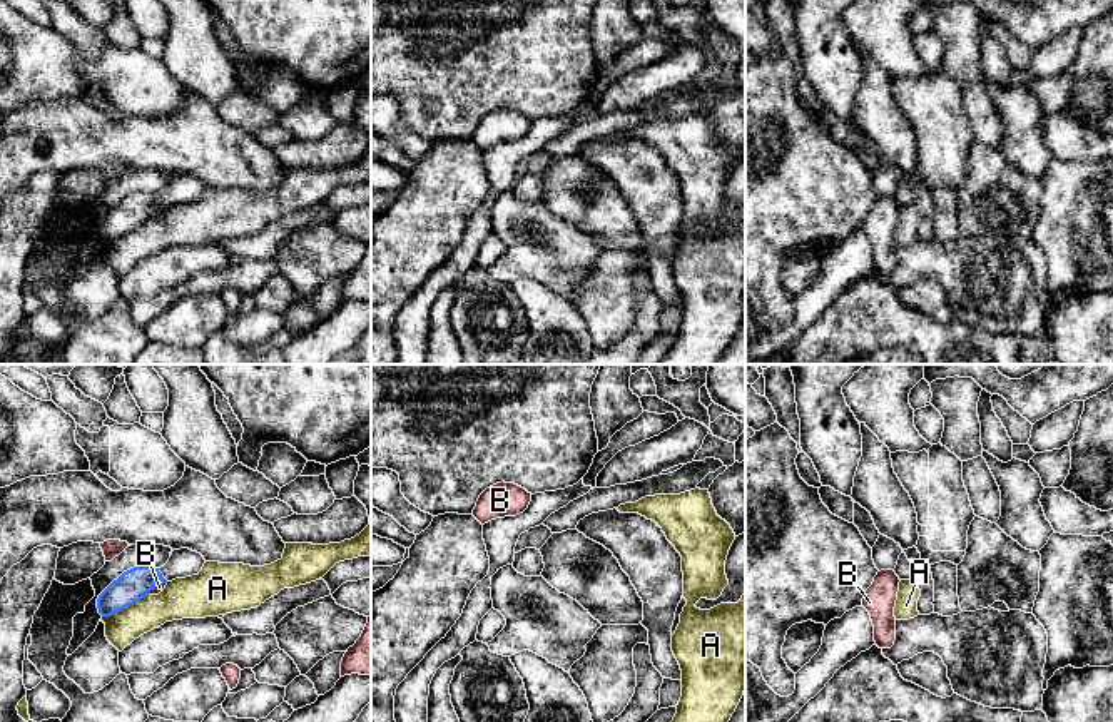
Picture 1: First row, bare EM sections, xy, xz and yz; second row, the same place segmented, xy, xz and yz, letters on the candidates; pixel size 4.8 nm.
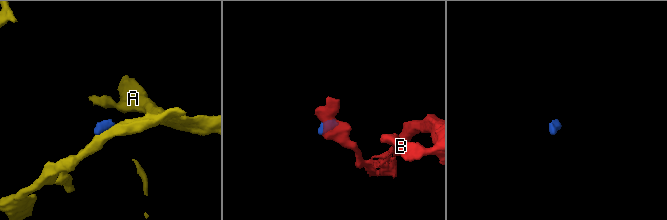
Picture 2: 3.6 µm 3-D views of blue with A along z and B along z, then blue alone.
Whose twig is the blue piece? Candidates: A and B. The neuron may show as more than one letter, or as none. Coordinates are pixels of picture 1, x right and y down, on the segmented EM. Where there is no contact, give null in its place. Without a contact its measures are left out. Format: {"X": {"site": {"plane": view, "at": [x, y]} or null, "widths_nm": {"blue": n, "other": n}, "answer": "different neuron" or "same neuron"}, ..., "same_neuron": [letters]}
{"A": {"site": {"plane": "xy", "at": [124, 607]}, "widths_nm": {"blue": 160, "other": 170}, "answer": "different neuron"}, "B": {"site": {"plane": "xy", "at": [154, 585]}, "widths_nm": {"blue": 160, "other": 50}, "answer": "different neuron"}, "same_neuron": []}

